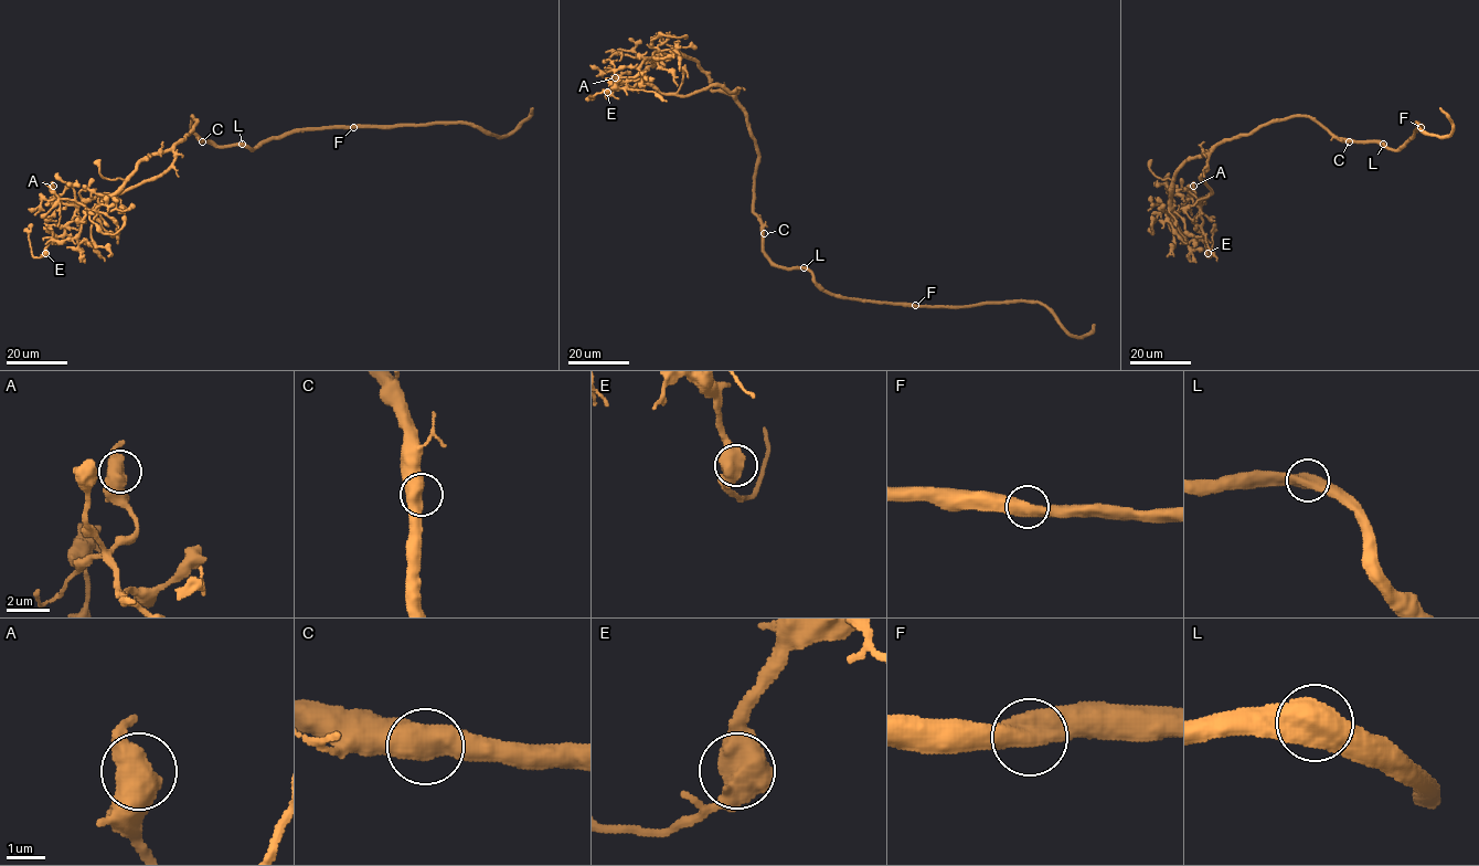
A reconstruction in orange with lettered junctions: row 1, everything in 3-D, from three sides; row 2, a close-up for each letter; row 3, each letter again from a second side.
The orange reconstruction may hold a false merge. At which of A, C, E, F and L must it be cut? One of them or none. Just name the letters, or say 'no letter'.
no letter

